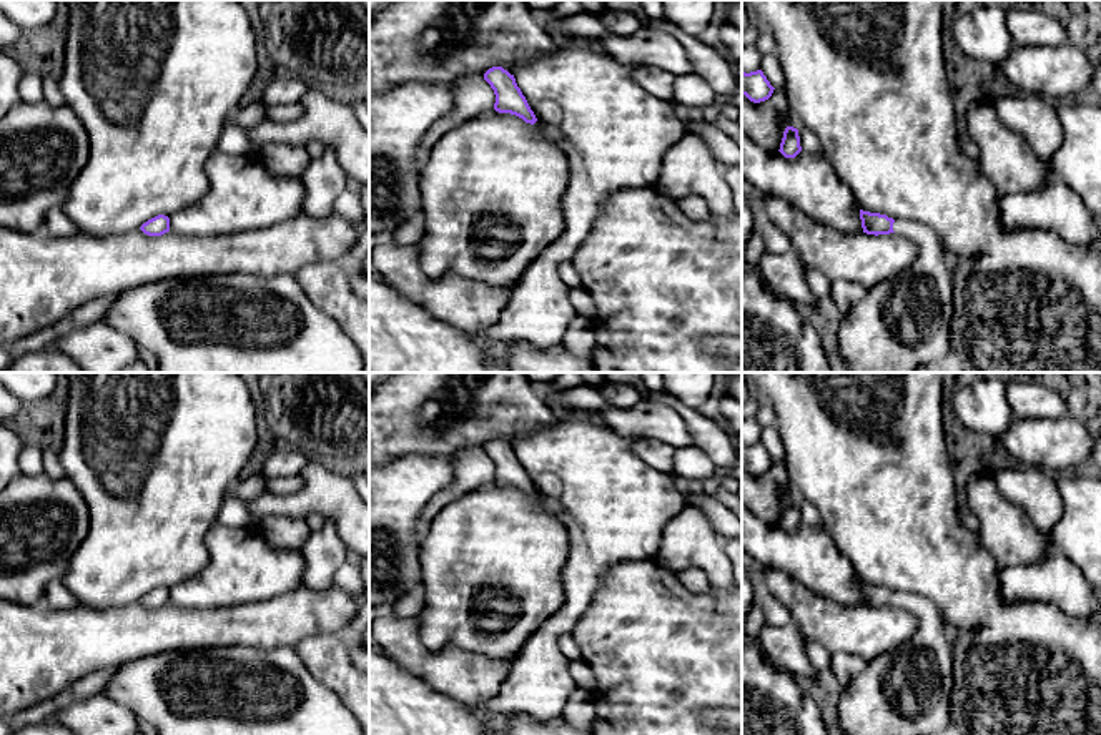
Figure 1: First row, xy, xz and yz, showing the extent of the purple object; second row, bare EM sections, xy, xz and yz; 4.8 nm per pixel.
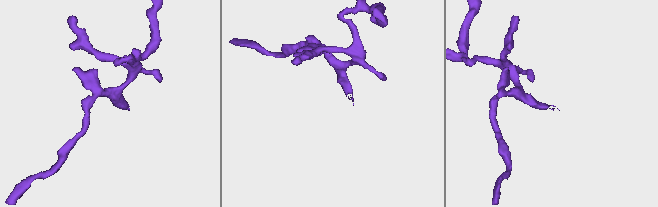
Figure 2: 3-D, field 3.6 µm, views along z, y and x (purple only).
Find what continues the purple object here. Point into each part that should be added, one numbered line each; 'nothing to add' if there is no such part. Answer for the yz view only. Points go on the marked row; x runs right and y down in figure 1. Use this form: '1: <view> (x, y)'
1: yz (903, 325)

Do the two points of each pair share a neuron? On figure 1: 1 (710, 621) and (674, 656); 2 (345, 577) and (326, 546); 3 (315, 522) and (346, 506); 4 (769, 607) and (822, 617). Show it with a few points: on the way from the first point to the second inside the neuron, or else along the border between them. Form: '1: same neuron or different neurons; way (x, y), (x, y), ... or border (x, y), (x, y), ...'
1: same neuron; way (702, 629), (682, 649)
2: different neurons; border (345, 561), (331, 584)
3: different neurons; border (326, 517), (310, 514), (305, 519)
4: different neurons; border (769, 592), (784, 606), (792, 621)

